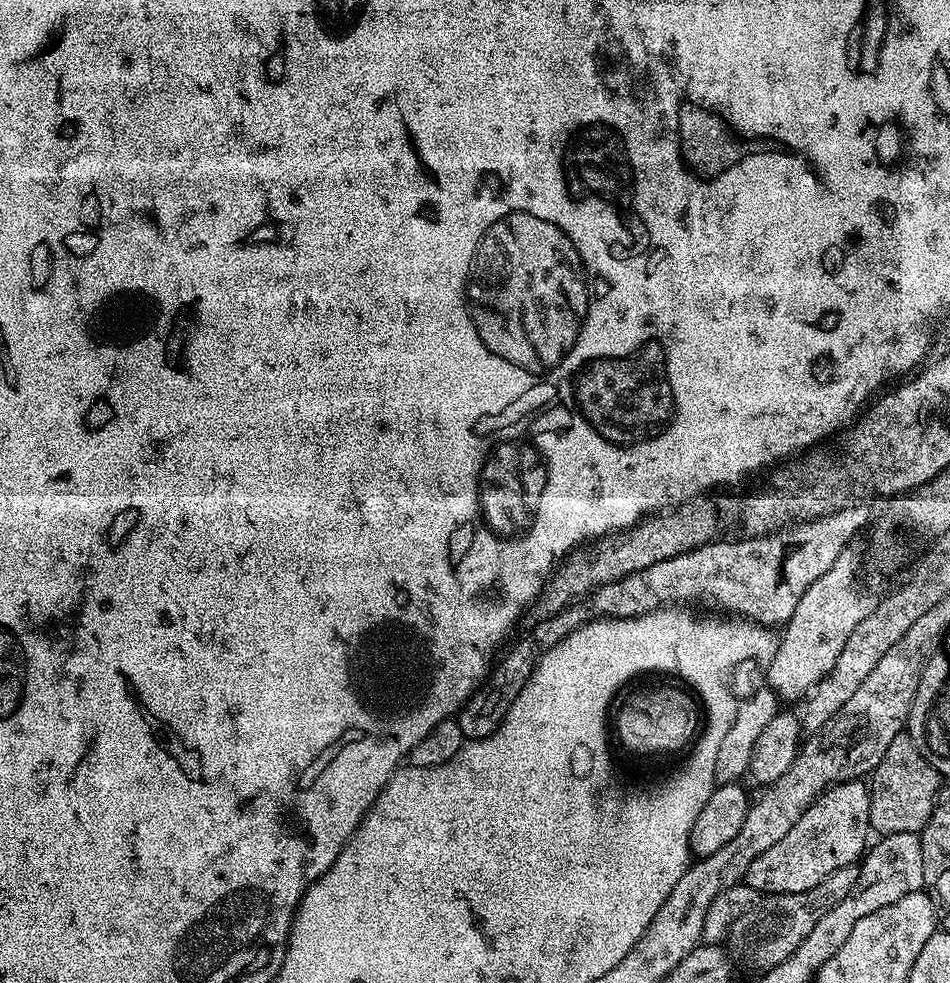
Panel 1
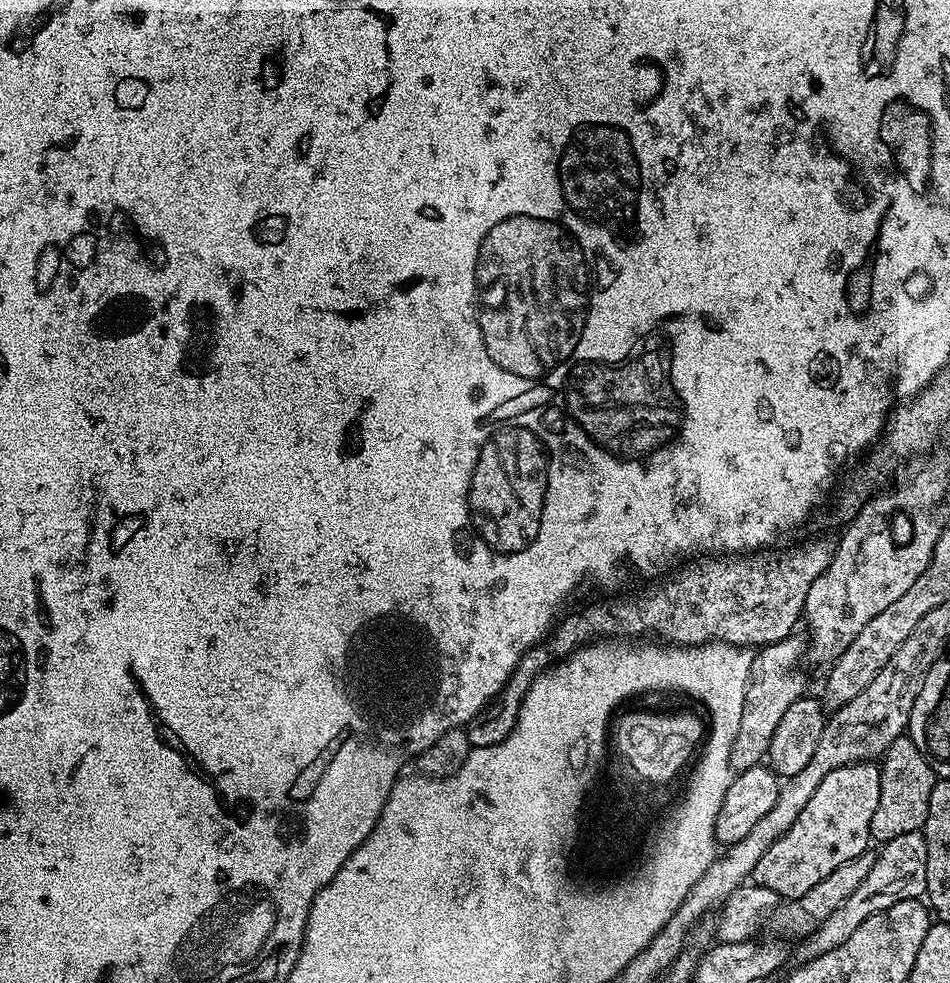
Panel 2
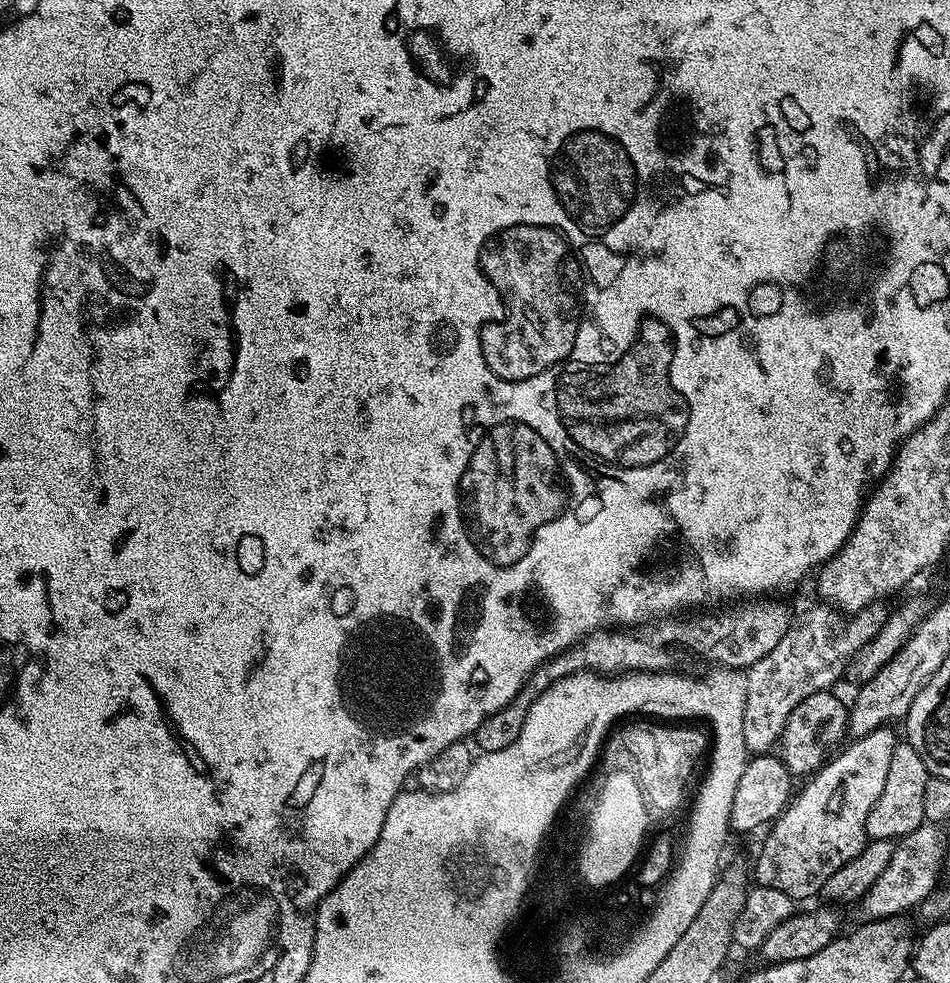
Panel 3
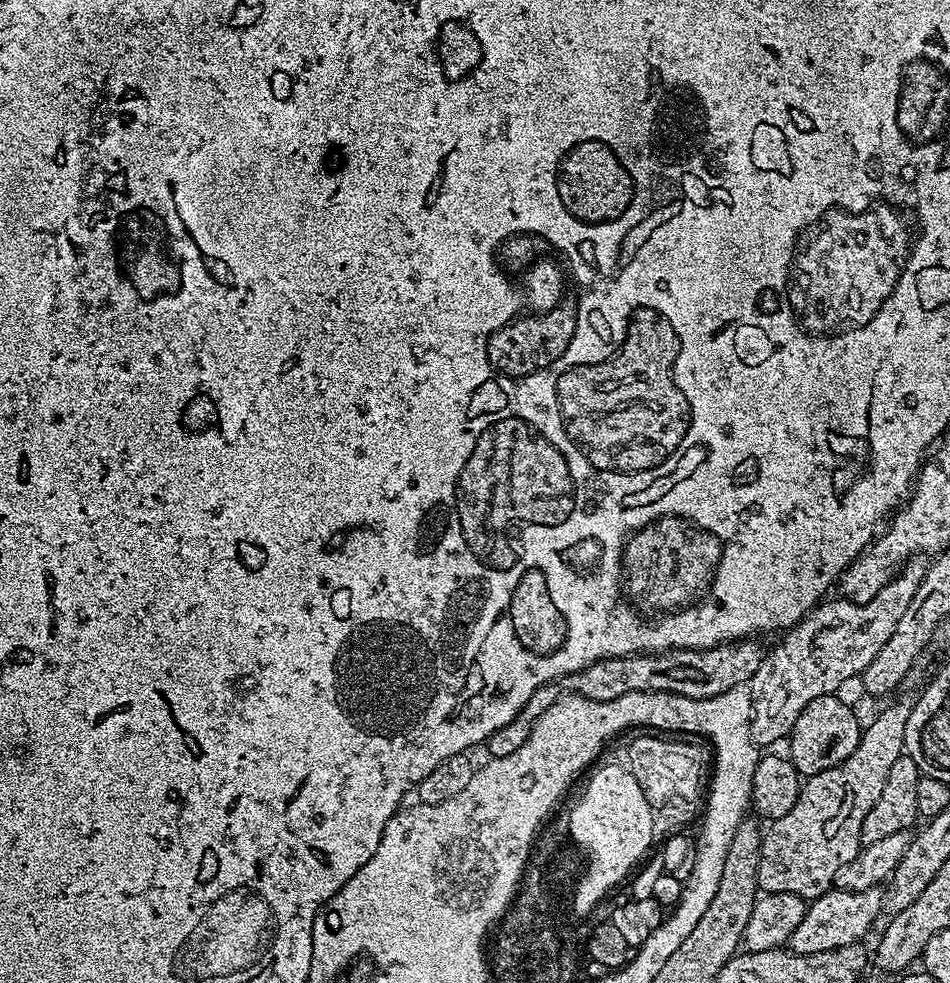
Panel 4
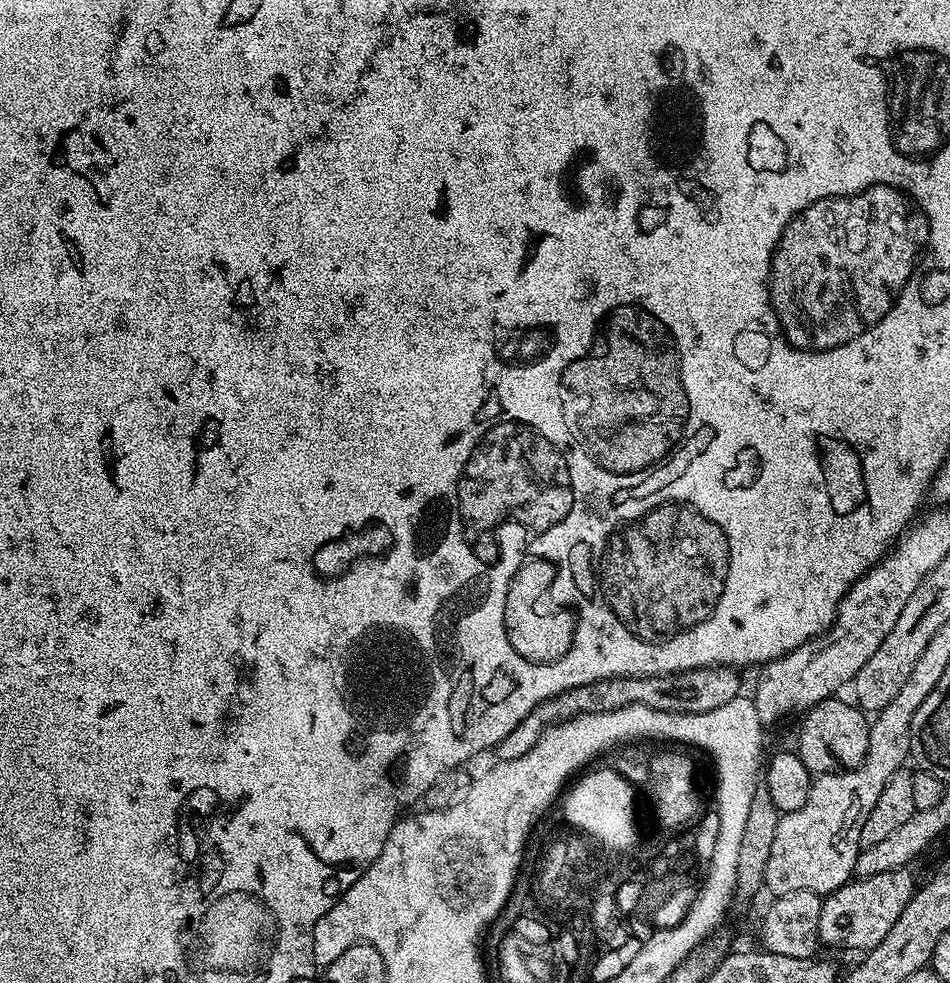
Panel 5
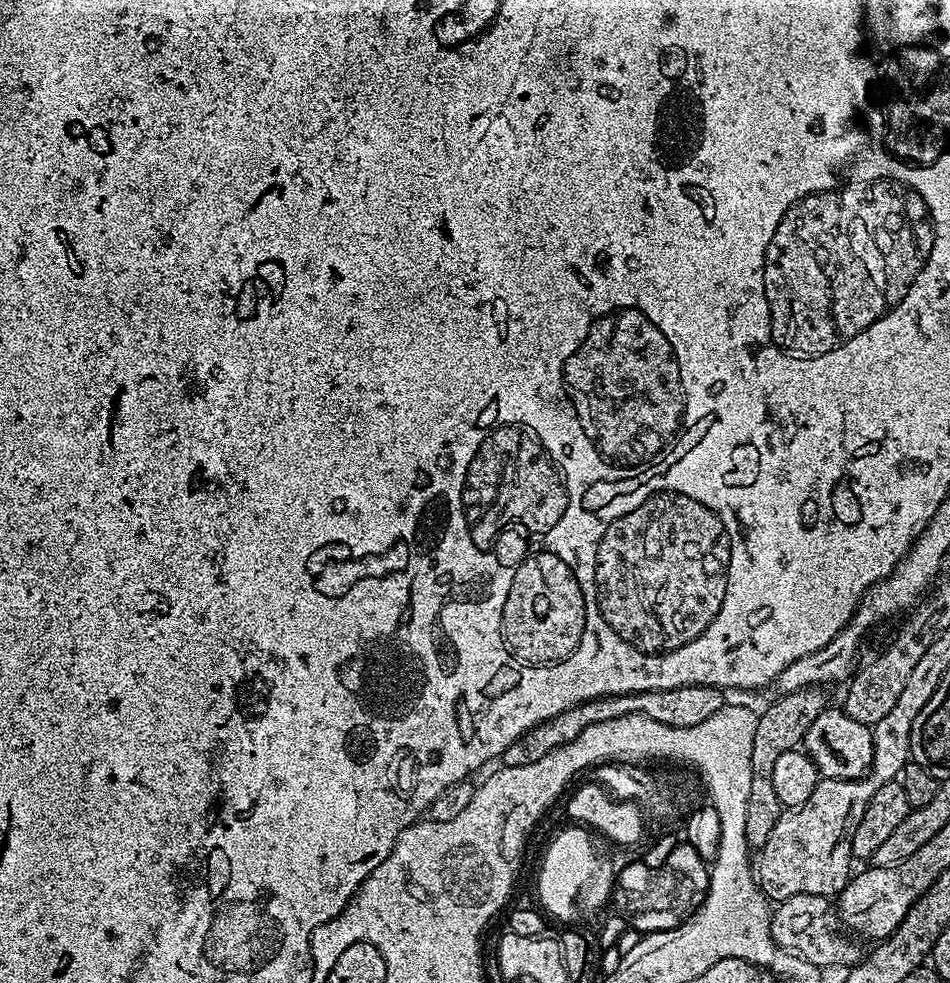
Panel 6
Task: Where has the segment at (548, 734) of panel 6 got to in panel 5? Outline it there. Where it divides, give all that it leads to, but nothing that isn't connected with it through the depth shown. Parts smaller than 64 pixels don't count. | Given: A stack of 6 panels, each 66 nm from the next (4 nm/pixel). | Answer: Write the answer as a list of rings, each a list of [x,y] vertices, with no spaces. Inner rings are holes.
[[[717,666],[714,668],[692,668],[688,672],[681,672],[671,676],[620,676],[616,680],[599,680],[581,688],[572,688],[555,696],[552,700],[543,700],[526,718],[502,738],[494,749],[495,759],[513,760],[522,758],[522,754],[530,754],[530,750],[542,738],[542,734],[553,724],[561,720],[570,720],[574,716],[581,716],[584,712],[609,712],[625,708],[631,704],[641,704],[654,710],[663,712],[684,712],[687,715],[697,715],[706,710],[714,710],[718,706],[726,706],[726,702],[737,699],[740,693],[741,673],[731,666]]]

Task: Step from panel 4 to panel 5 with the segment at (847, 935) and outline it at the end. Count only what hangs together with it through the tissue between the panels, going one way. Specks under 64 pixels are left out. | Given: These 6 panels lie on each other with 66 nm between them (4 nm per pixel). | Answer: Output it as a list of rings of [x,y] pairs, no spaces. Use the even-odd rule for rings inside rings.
[[[907,867],[886,874],[853,878],[838,891],[823,897],[816,927],[819,943],[832,948],[849,948],[857,954],[878,946],[878,942],[890,934],[890,926],[898,922],[898,914],[906,910],[906,902],[910,902],[916,892],[918,880],[912,877],[912,871]]]

